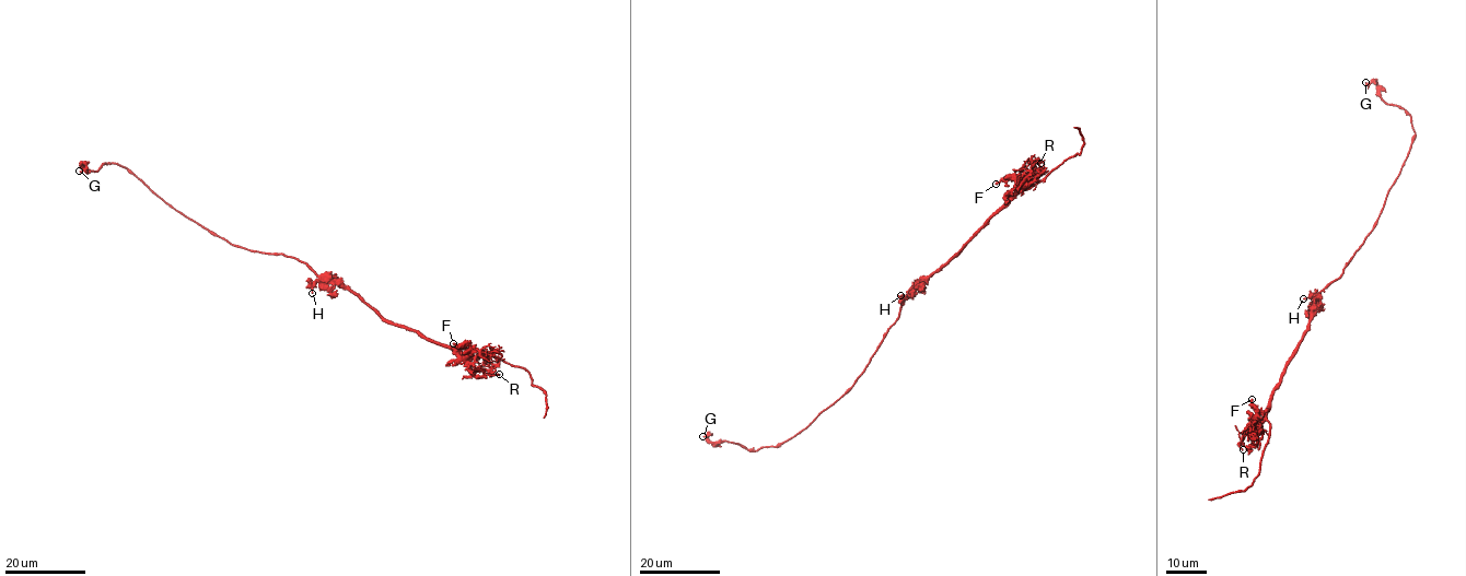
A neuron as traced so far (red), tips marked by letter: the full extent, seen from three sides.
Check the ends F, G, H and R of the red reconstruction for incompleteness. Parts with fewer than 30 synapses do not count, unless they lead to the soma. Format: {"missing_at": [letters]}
{"missing_at": []}

